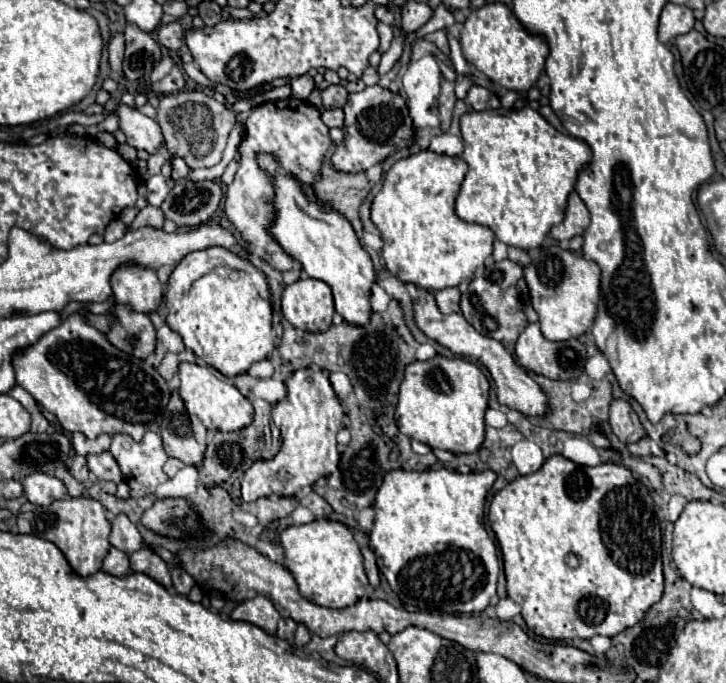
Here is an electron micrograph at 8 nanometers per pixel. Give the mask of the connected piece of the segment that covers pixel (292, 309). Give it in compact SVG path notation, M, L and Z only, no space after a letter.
M314 278L296 280L282 292L282 314L294 328L326 332L334 316L330 286Z

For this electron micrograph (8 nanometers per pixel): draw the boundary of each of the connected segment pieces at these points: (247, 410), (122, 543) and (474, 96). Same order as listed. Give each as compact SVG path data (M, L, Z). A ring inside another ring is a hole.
M182 362L178 368L178 376L180 376L178 394L184 400L186 410L190 414L196 414L204 422L206 428L216 428L220 432L232 432L252 422L254 410L252 410L252 404L246 400L246 396L242 396L234 384L218 380L206 366Z
M116 516L112 522L110 544L126 554L132 554L142 548L142 536L138 528L126 516Z
M472 86L468 90L468 96L466 96L466 104L474 110L492 110L492 108L500 108L500 100L494 92L490 92L488 88L482 88L482 86Z

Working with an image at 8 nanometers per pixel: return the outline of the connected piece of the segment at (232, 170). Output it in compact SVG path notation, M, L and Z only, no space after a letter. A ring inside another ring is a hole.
M240 150L236 152L236 156L234 156L234 160L232 160L232 162L228 164L228 168L224 170L224 176L220 178L220 182L222 182L222 184L226 184L226 186L228 186L228 184L232 182L232 178L234 178L234 174L236 174L236 170L238 170L238 164L240 164Z

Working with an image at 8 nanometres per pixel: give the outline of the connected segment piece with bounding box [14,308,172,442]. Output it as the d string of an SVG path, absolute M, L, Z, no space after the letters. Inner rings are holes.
M80 308L72 312L60 326L46 332L36 344L28 346L14 358L16 384L28 390L38 404L52 412L60 426L68 432L82 432L86 438L98 438L100 434L128 434L136 442L142 442L142 436L152 430L160 430L162 412L170 400L170 386L158 374L158 370L136 356L124 354L114 348L102 332L88 324L88 310Z

